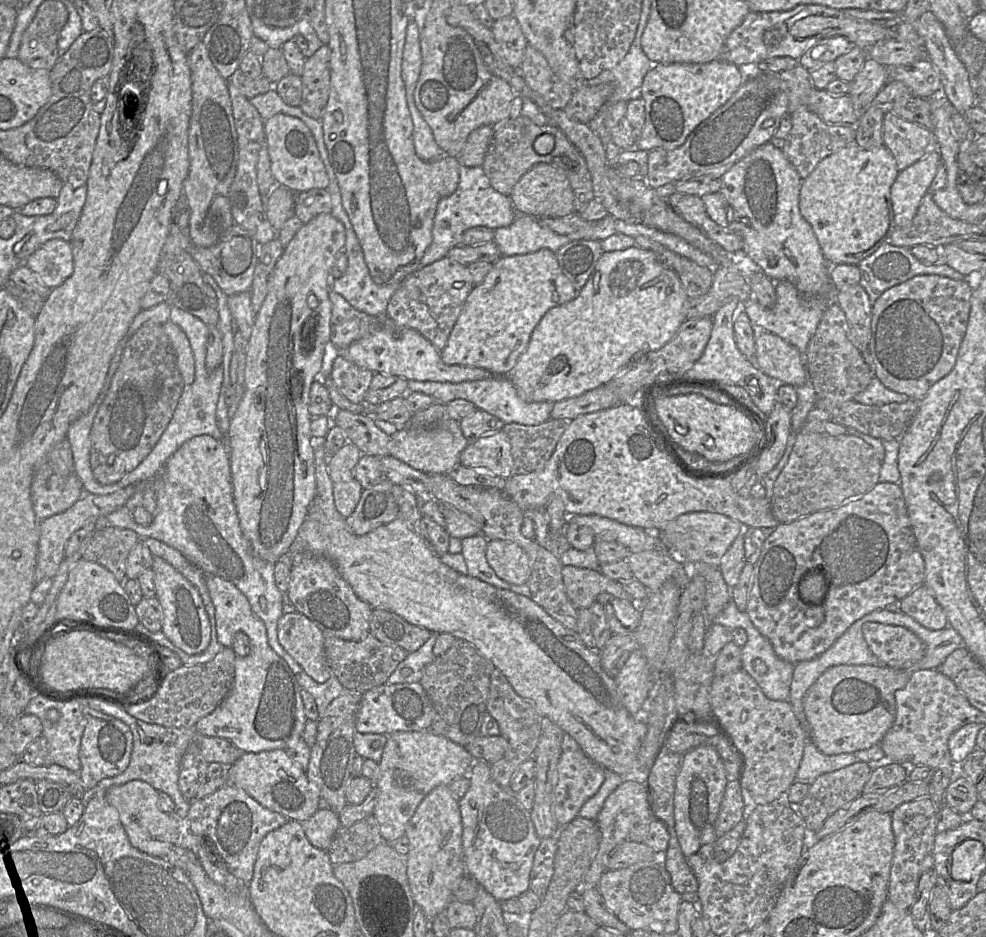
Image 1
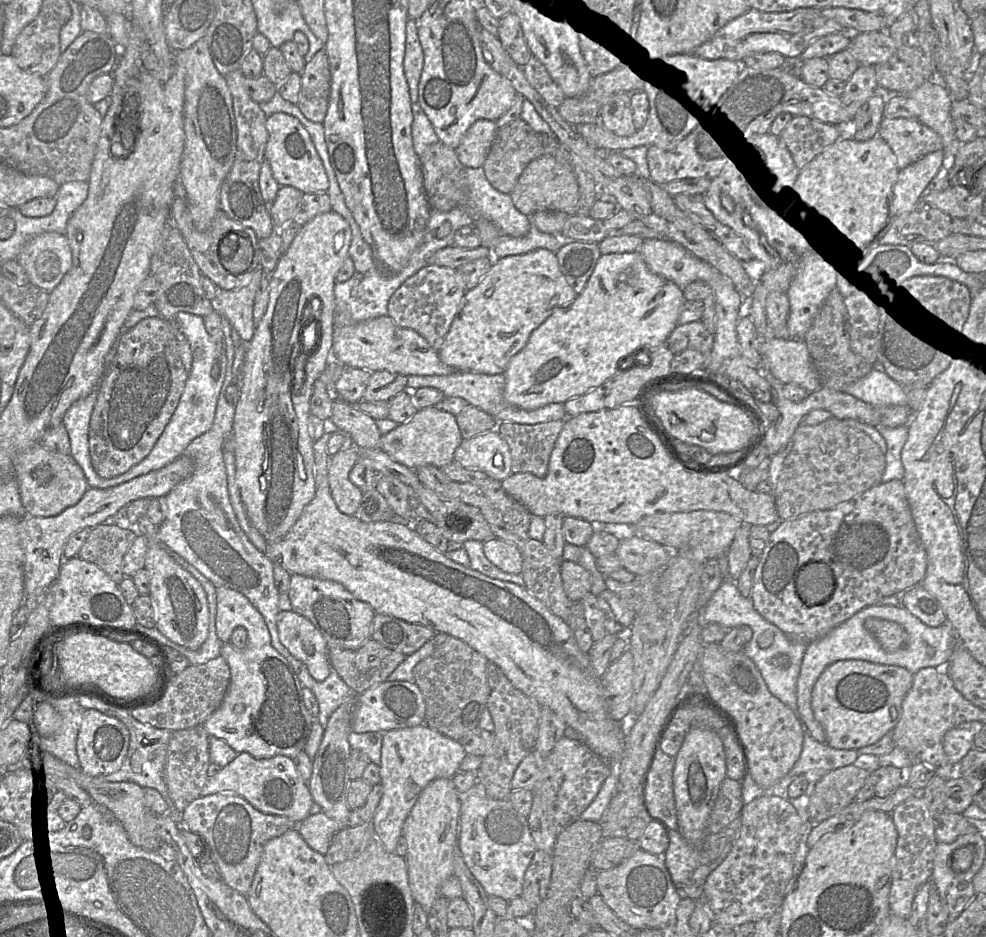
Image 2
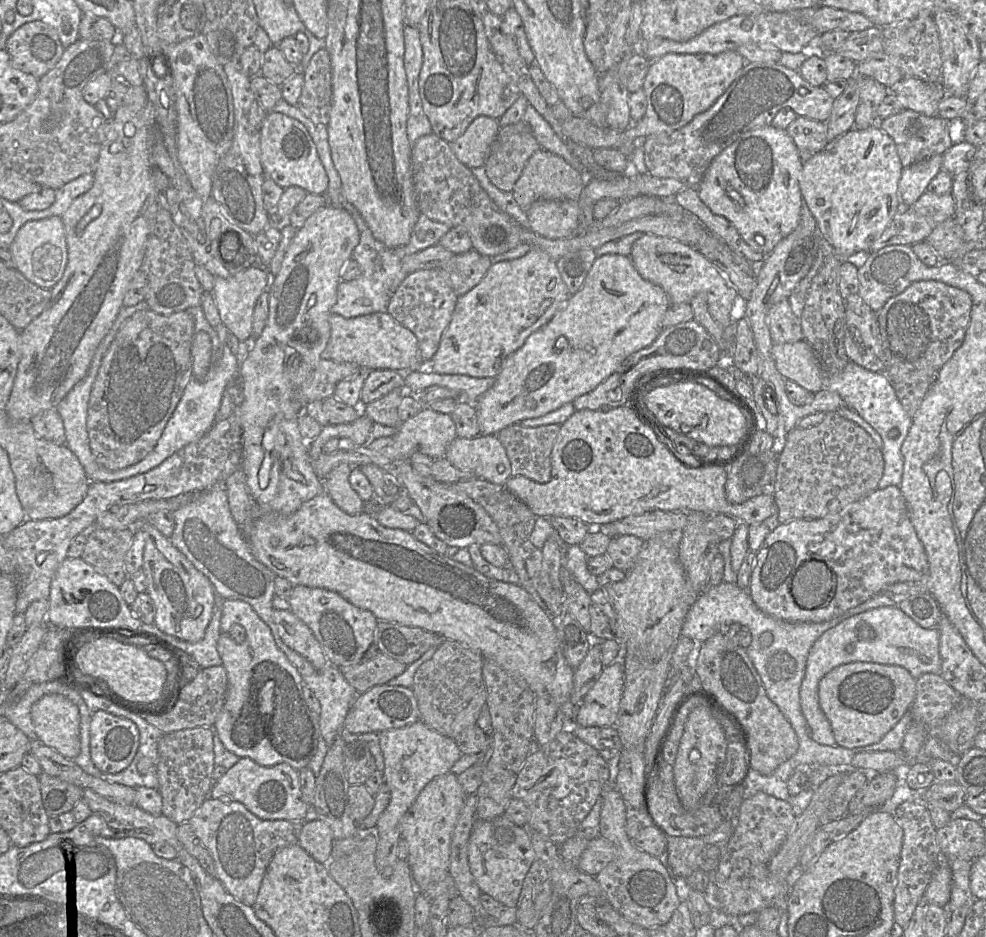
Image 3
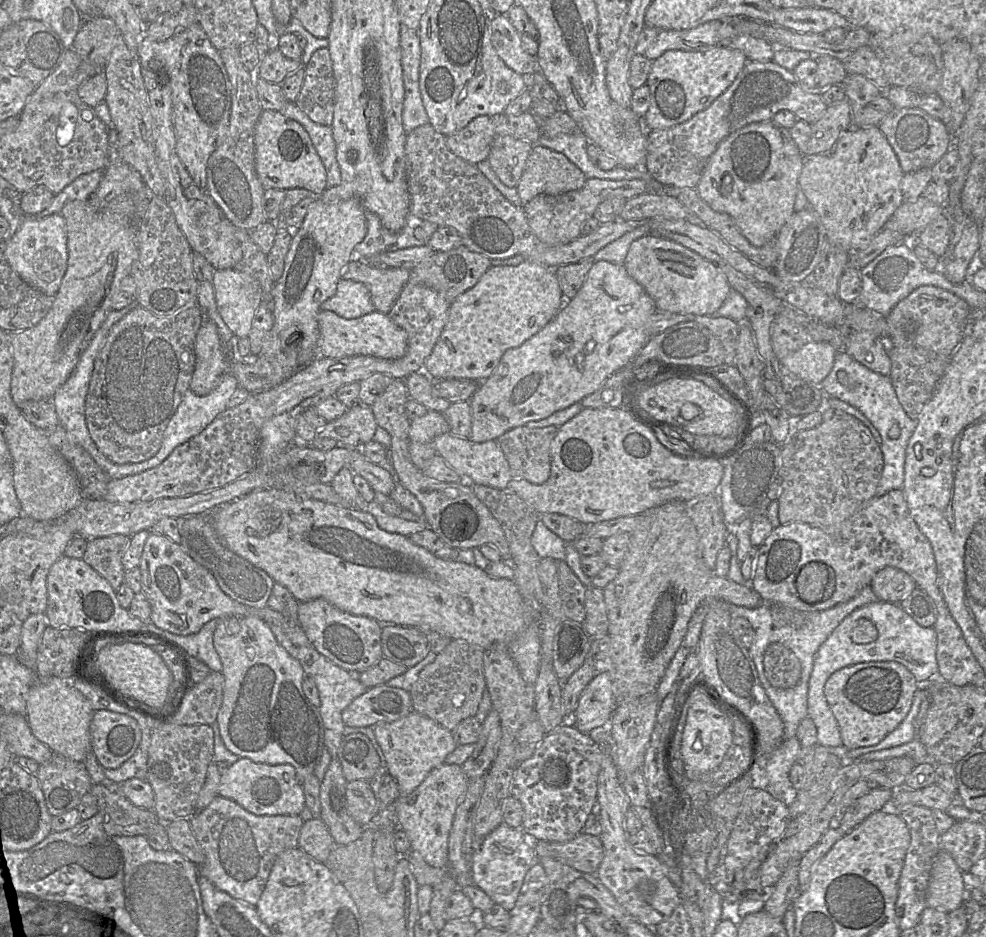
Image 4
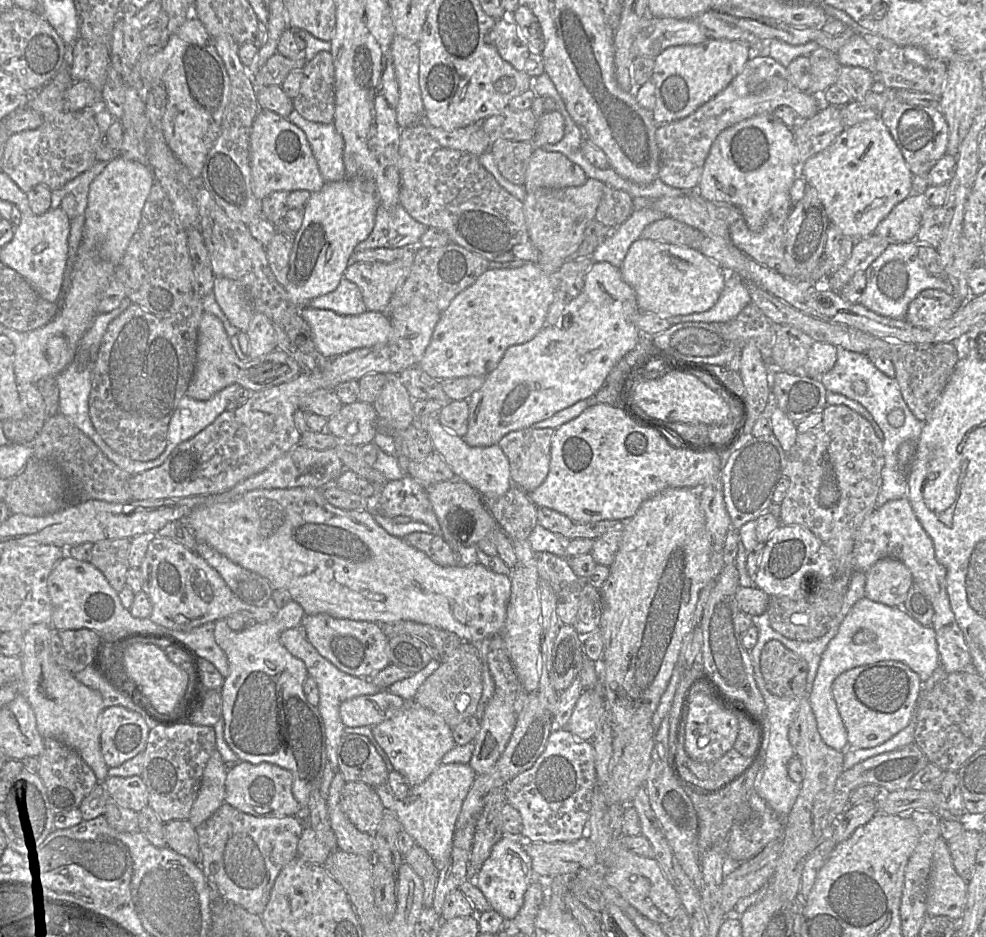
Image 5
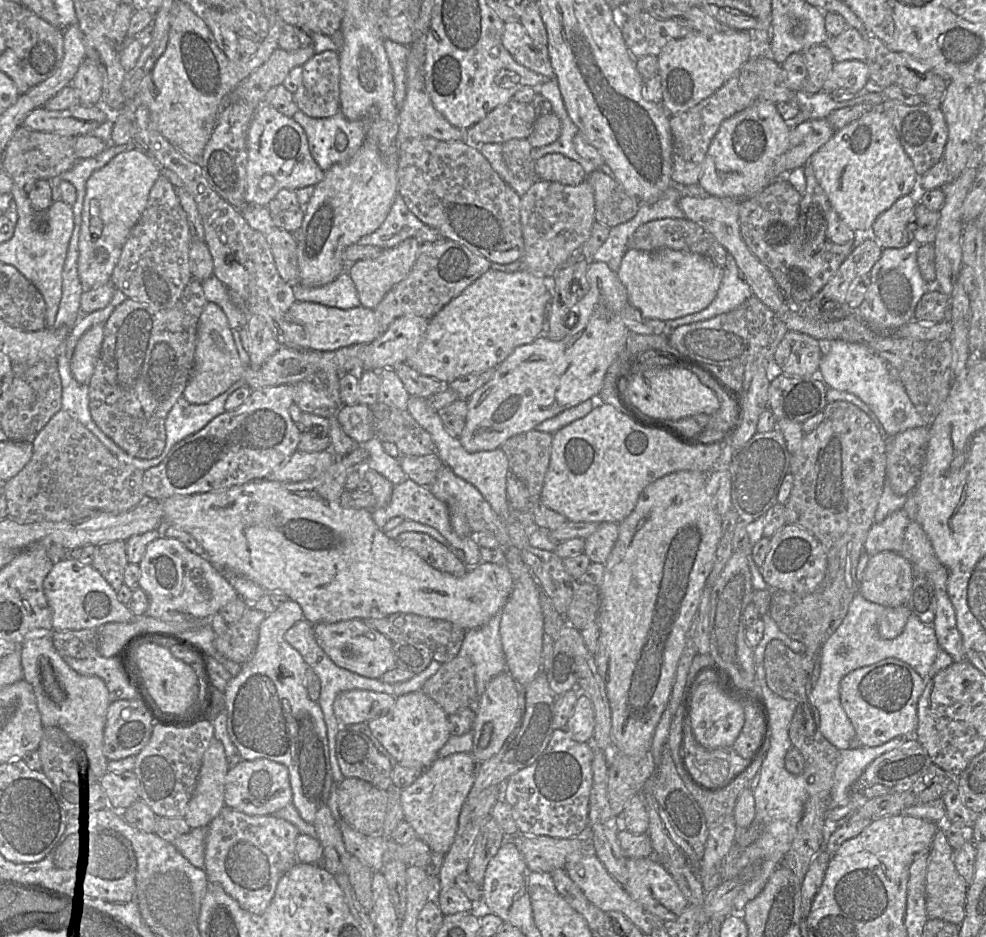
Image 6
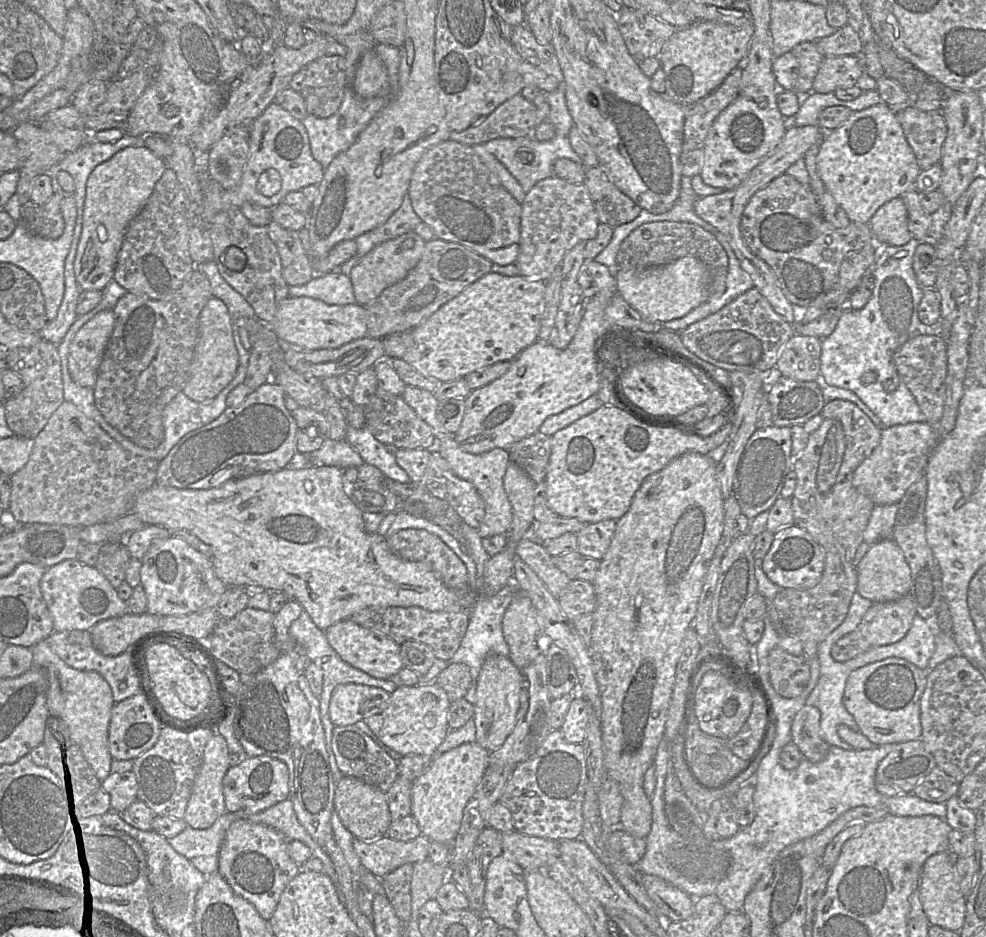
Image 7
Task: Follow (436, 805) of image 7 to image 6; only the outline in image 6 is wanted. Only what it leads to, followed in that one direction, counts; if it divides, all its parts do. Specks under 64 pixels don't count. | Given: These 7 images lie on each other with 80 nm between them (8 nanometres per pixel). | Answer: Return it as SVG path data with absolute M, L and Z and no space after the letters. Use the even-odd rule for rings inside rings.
M455 753L445 758L437 757L410 786L402 789L401 805L407 821L431 852L446 854L458 828L463 804L475 781L480 763L470 753Z

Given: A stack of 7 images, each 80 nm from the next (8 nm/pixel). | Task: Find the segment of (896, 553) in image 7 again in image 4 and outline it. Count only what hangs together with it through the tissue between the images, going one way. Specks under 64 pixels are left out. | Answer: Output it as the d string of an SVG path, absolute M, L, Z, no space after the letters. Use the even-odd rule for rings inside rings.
M888 566L875 574L870 587L880 601L899 604L917 585L903 570Z

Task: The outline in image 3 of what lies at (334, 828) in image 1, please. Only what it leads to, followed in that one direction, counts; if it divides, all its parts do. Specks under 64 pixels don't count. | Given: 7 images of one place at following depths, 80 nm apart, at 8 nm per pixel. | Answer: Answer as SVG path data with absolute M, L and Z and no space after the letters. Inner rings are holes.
M320 818L304 821L298 844L316 861L327 864L334 844L330 826Z

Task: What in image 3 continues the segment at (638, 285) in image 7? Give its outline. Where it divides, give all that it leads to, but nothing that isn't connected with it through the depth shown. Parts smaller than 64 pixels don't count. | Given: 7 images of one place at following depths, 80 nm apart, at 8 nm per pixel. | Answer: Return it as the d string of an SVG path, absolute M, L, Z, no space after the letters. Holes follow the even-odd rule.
M644 234L632 247L631 261L640 276L661 287L671 305L690 303L696 295L704 295L712 317L724 329L733 323L732 308L738 295L726 277L697 249L670 238Z

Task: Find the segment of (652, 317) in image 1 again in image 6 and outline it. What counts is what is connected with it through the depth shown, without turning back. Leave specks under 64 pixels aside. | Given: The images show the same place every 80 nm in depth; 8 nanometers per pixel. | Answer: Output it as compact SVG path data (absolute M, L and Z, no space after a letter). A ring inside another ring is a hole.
M590 260L587 271L587 278L590 284L590 289L588 293L583 298L579 299L576 303L579 318L576 325L570 329L568 334L560 341L552 341L543 333L532 343L516 347L513 352L496 367L491 379L483 386L475 390L473 394L467 399L468 411L466 415L465 426L461 435L459 436L459 441L466 451L478 452L499 448L508 438L532 430L541 422L552 418L562 411L574 407L586 401L587 399L590 399L593 395L600 393L608 368L626 349L628 340L632 334L624 325L621 319L621 312L629 303L629 301L626 288L618 279L617 273L613 272L605 262Z

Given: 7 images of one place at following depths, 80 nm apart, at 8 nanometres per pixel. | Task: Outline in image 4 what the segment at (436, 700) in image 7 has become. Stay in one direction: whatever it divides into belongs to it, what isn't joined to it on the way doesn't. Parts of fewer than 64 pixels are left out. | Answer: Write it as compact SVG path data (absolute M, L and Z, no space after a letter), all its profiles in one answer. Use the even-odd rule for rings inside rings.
M415 710L396 721L378 723L373 730L387 762L387 773L397 781L400 796L412 793L457 747L451 731Z

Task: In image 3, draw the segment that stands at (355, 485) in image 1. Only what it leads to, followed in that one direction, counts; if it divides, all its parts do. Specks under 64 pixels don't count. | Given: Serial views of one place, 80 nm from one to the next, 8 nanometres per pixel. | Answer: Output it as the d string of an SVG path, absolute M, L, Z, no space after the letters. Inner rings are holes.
M347 463L335 466L324 481L324 488L332 501L345 513L356 515L363 512L364 501L349 483L352 467Z

